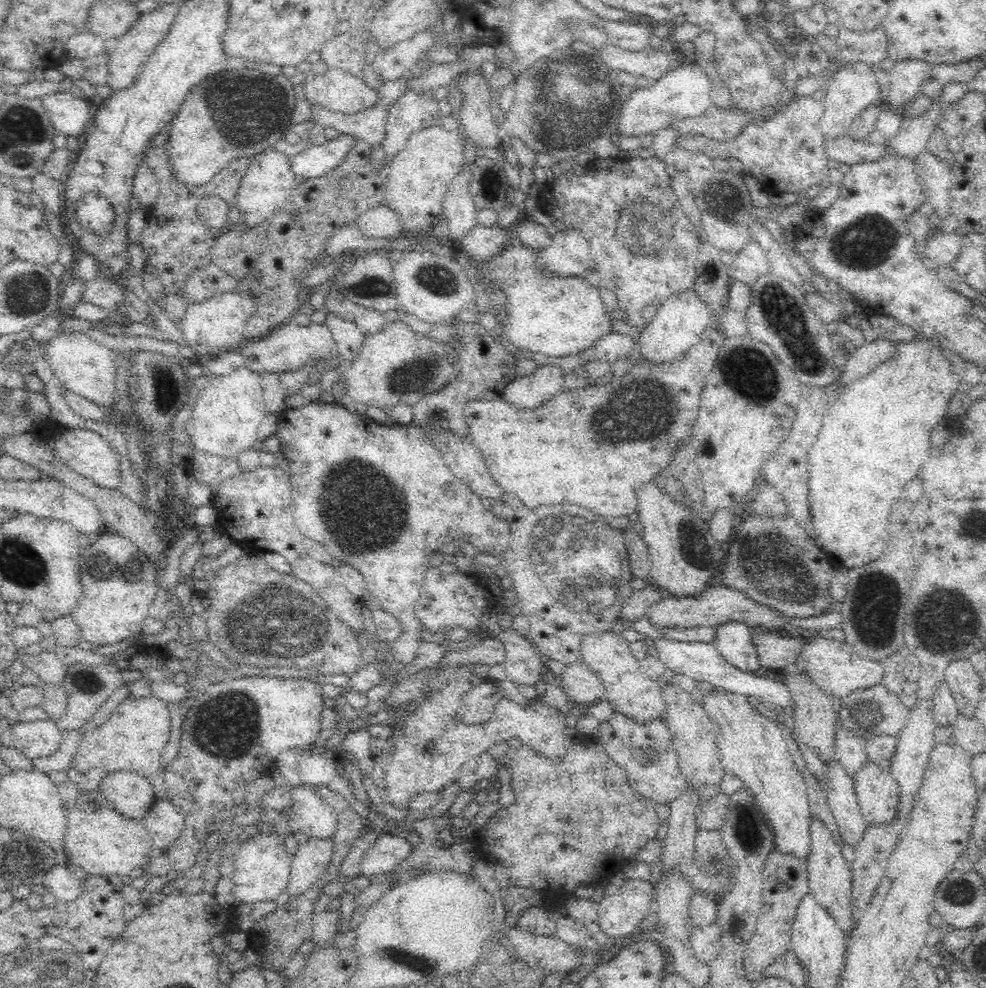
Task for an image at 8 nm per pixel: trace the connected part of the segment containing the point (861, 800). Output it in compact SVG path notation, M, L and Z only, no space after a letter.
M866 759L852 776L852 782L862 818L870 825L894 818L900 787L889 770Z

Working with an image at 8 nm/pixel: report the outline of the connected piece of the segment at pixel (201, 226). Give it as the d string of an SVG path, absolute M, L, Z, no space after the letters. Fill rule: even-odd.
M166 147L153 148L145 154L144 164L148 165L158 179L160 194L156 199L154 208L147 211L146 228L142 231L137 244L142 246L142 252L146 255L146 263L153 266L160 275L160 280L164 286L164 293L182 294L184 280L197 270L206 267L211 263L210 246L214 240L226 231L238 230L247 231L250 227L242 221L242 215L235 206L236 195L241 185L242 177L246 174L251 159L239 158L231 160L227 164L226 170L222 170L215 175L213 180L207 185L184 186L174 181L170 163L168 163L168 153ZM215 194L226 201L228 205L228 220L226 225L220 229L213 229L206 226L198 216L198 203L201 198Z

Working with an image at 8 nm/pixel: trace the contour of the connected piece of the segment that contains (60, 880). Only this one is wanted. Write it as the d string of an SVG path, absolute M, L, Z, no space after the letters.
M60 863L45 874L42 886L60 903L78 900L83 891L83 881L76 878L70 866Z

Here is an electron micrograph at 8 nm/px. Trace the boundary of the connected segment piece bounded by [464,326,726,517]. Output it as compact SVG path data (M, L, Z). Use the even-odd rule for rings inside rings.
M706 327L701 334L701 340L686 352L683 357L666 361L663 363L648 363L648 361L638 360L636 365L630 369L622 377L621 383L618 385L607 380L605 385L583 385L581 389L565 389L553 396L550 400L542 403L538 408L518 408L504 400L499 394L494 397L486 397L480 400L473 400L466 403L464 420L468 424L469 437L474 447L483 455L484 463L489 468L494 481L500 486L500 489L506 494L512 494L516 499L520 499L523 506L531 510L538 510L542 506L560 506L564 502L568 504L578 504L584 508L590 508L592 512L596 512L600 516L630 516L632 512L636 512L636 490L642 488L642 484L654 480L654 474L660 474L668 462L670 462L670 452L676 450L676 444L680 440L688 440L692 436L692 426L696 424L696 414L699 411L699 402L701 392L705 387L706 377L713 369L718 352L724 342L726 335L719 327ZM614 414L616 418L620 418L624 424L614 424Z

